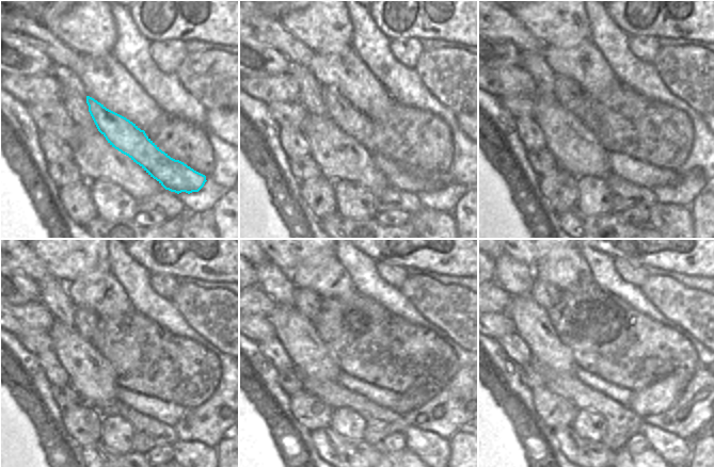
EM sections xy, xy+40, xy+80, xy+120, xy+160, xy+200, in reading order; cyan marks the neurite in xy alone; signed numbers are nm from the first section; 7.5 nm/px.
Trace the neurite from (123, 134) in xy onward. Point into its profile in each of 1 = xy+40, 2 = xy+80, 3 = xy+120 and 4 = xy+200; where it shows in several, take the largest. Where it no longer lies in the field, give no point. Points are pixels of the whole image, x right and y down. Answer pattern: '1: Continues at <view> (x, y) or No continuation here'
1: Continues at xy+40 (338, 109)
2: Continues at xy+80 (567, 91)
3: Continues at xy+120 (86, 322)
4: Continues at xy+200 (544, 293)

